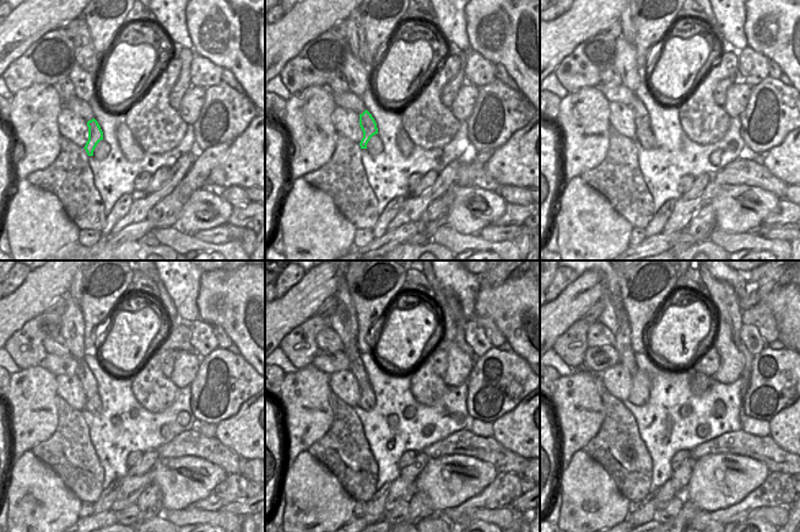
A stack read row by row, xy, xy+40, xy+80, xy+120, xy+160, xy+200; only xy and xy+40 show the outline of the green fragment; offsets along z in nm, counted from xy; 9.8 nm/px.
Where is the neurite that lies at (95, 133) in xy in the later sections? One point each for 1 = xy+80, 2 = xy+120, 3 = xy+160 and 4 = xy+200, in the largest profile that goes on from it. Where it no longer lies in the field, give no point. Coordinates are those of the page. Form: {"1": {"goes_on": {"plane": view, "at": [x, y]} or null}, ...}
{"1": {"goes_on": {"plane": "xy+80", "at": [642, 121]}}, "2": {"goes_on": {"plane": "xy+120", "at": [85, 375]}}, "3": {"goes_on": {"plane": "xy+160", "at": [351, 349]}}, "4": {"goes_on": {"plane": "xy+200", "at": [623, 336]}}}

